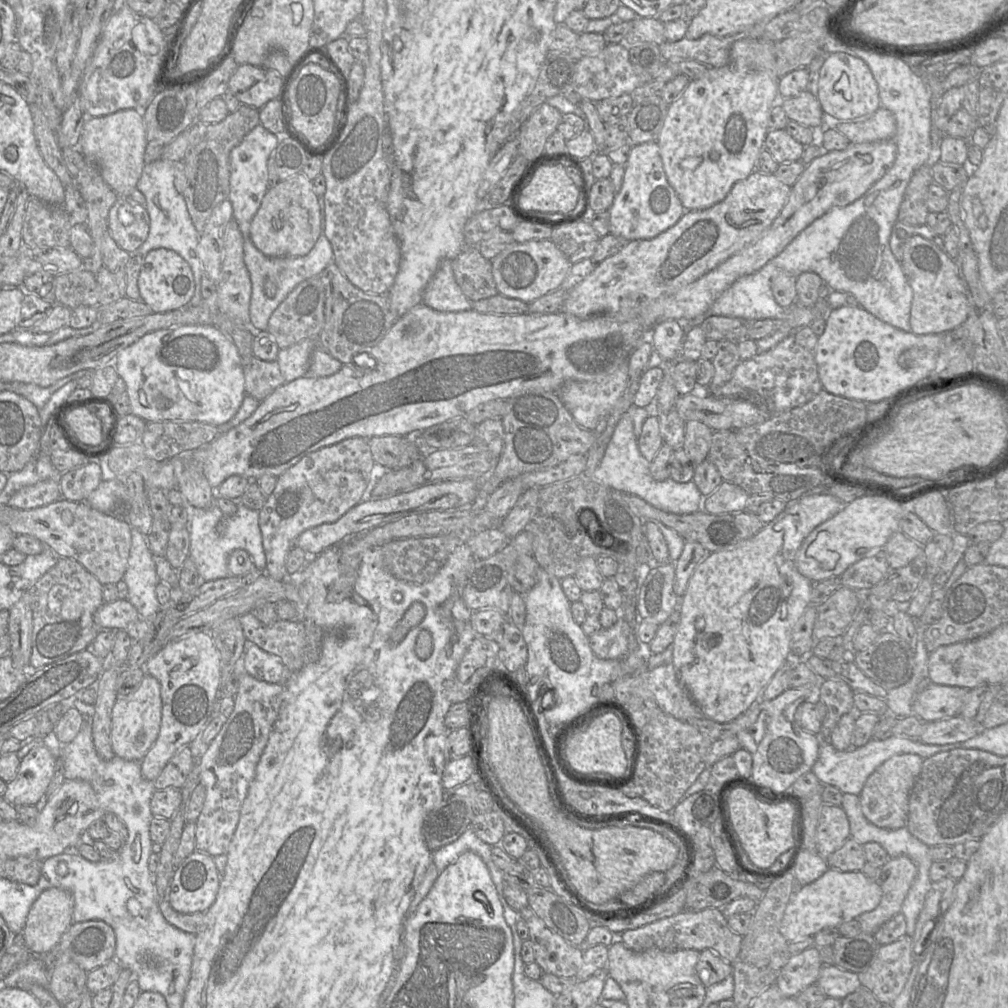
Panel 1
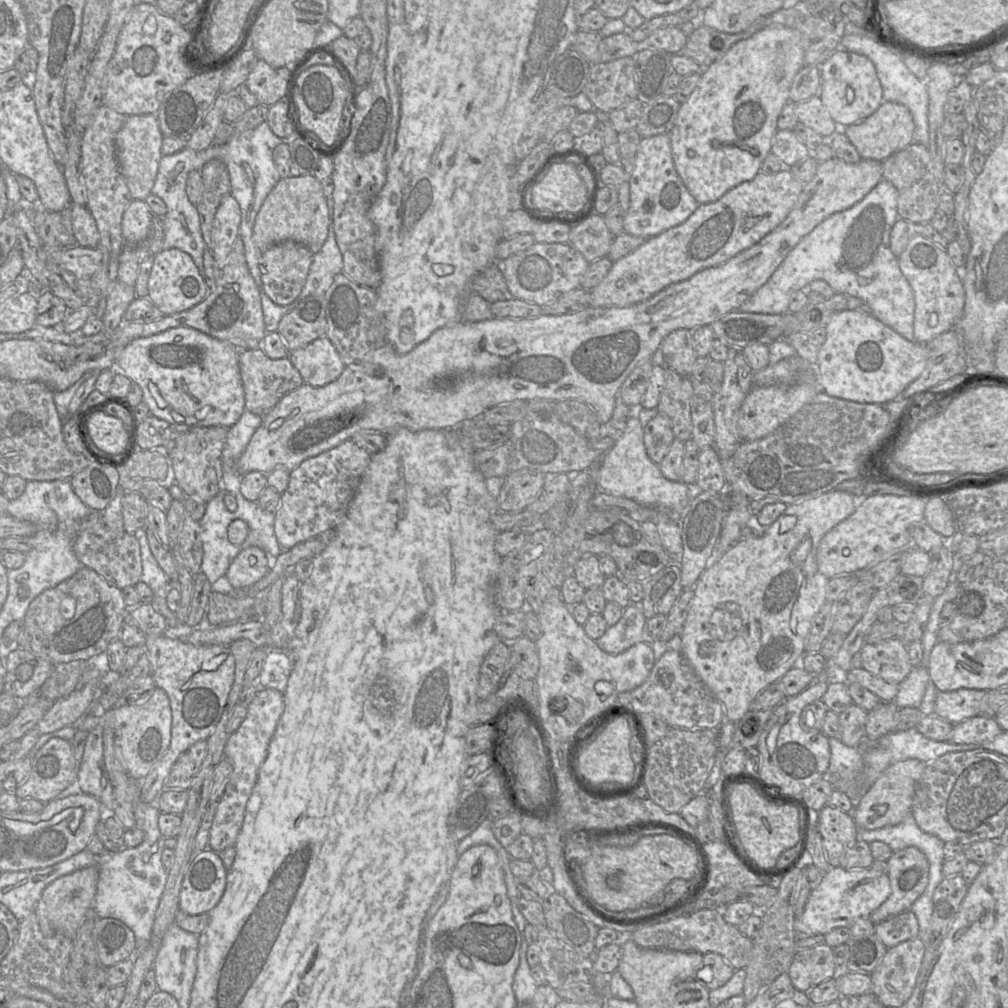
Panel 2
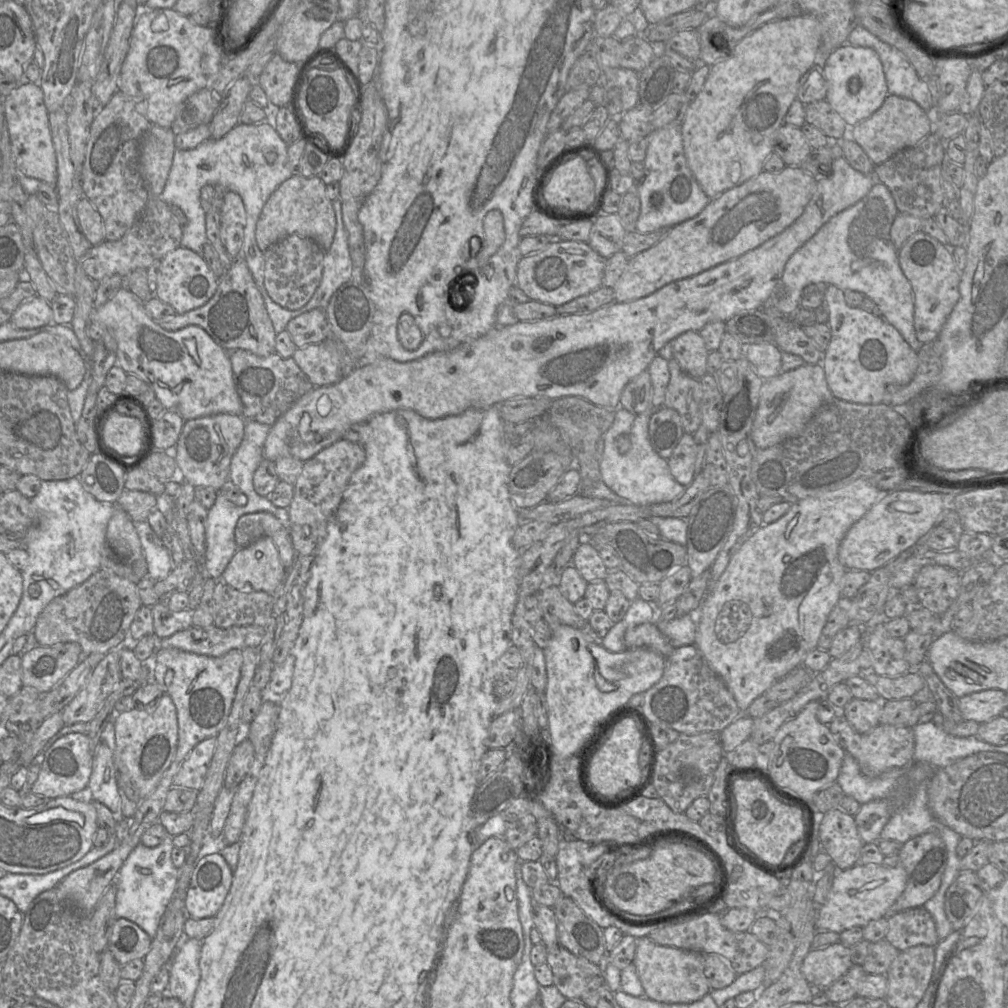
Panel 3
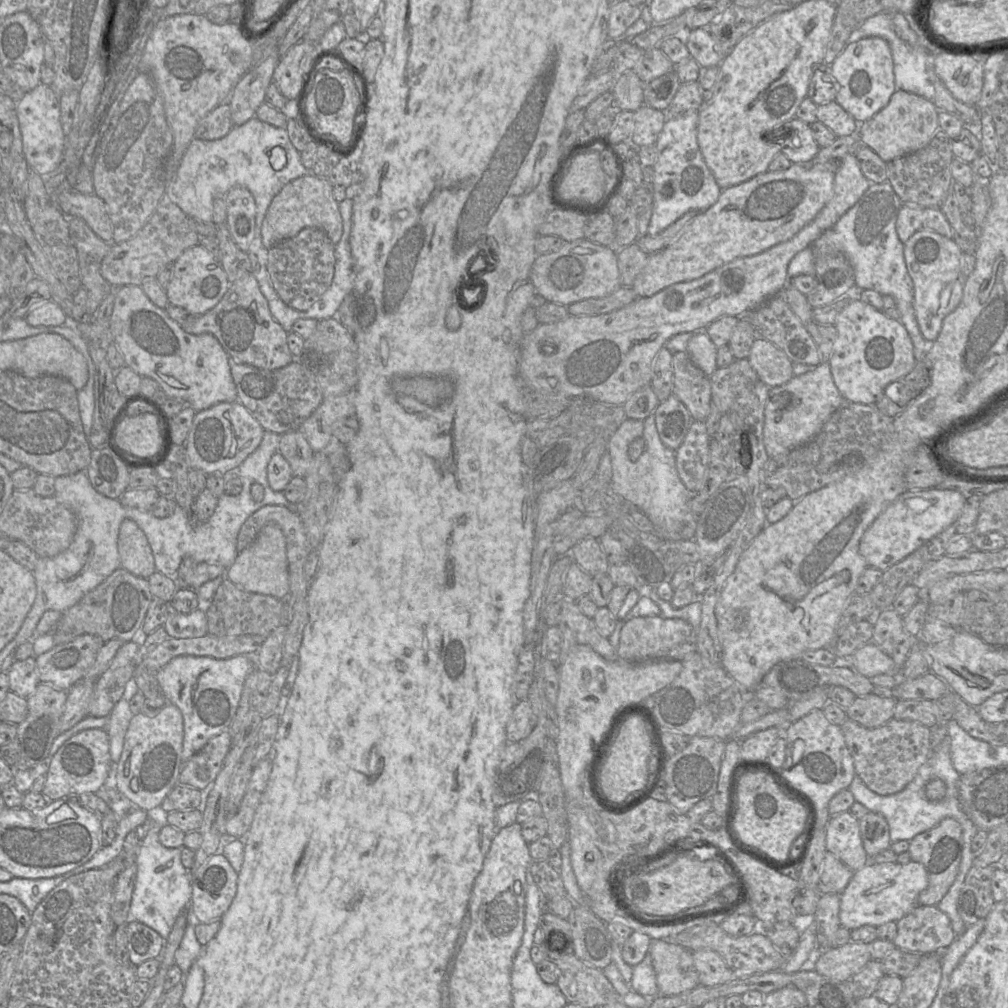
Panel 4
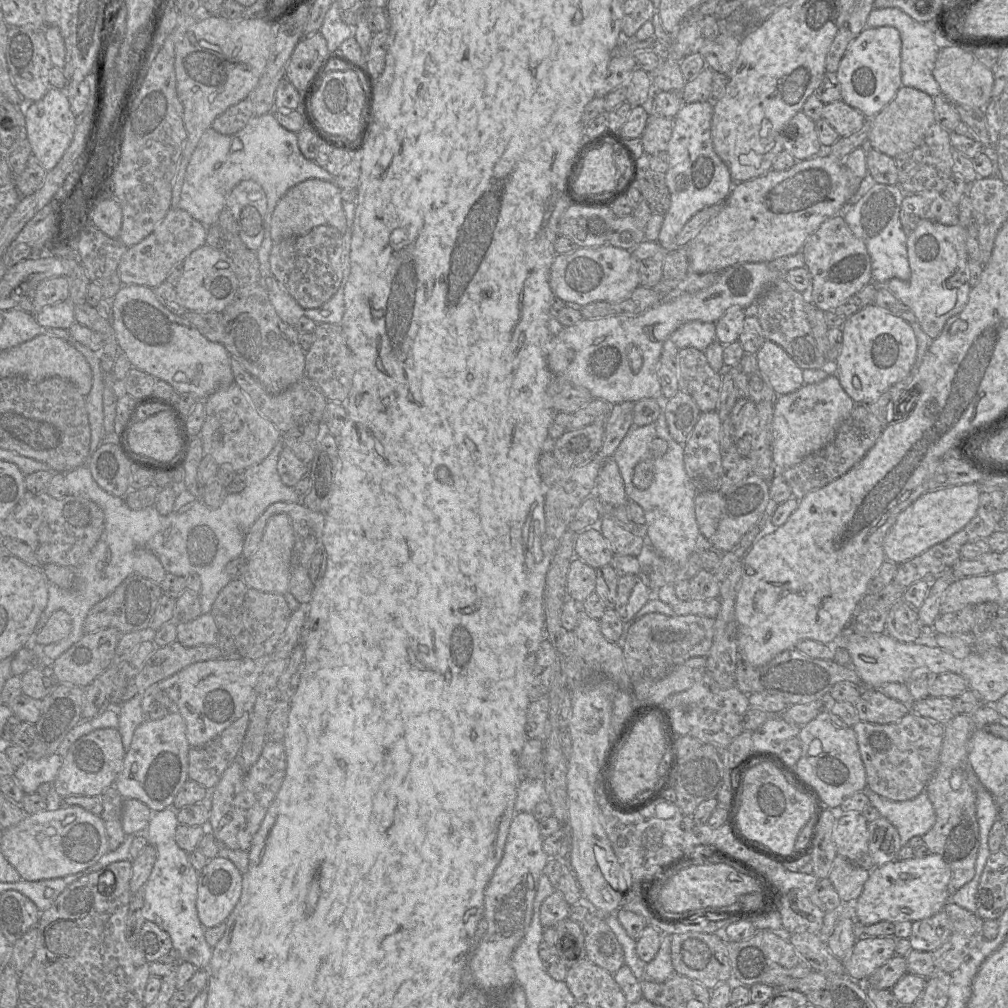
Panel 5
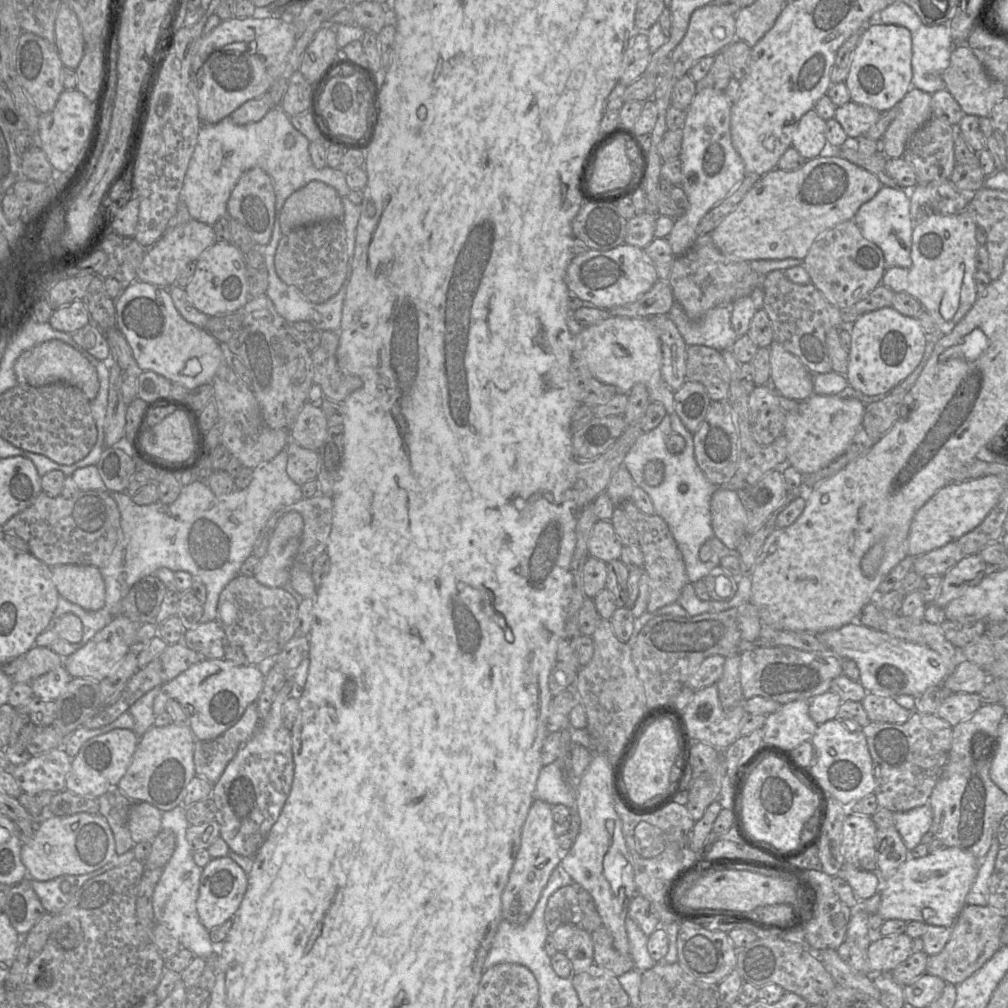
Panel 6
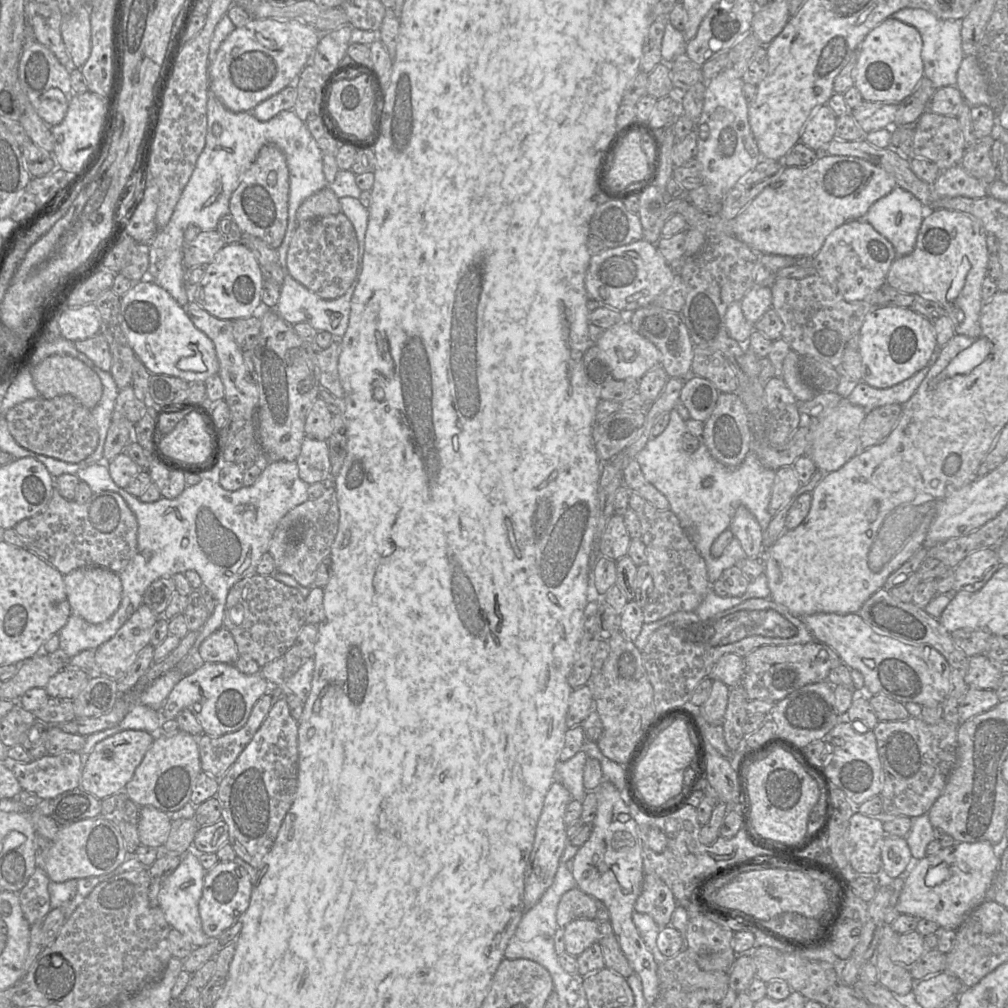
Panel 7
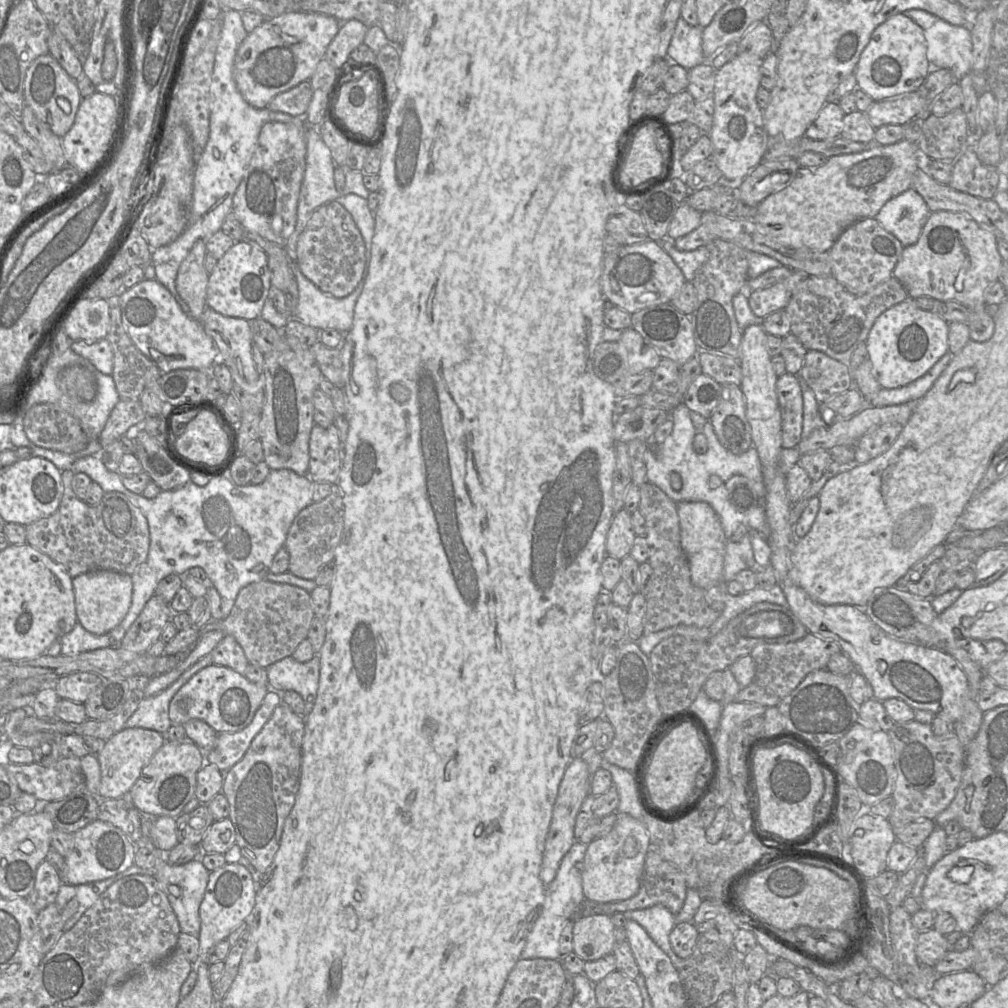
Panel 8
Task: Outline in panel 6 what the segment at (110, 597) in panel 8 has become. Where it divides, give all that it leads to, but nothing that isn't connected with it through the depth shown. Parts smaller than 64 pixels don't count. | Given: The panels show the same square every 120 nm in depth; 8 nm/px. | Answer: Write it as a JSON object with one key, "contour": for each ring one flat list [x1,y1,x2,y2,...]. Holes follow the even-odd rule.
{"contour":[[73,564,51,568,60,596,88,611,97,611,104,607,106,589,99,568]]}

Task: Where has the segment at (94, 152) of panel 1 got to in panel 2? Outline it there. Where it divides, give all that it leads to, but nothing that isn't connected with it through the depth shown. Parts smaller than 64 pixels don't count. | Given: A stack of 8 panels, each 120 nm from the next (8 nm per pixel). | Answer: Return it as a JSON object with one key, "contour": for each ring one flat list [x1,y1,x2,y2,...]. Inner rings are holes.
{"contour":[[155,114,129,115,118,131,115,138,116,158,132,199,144,201,151,194,162,158,163,139]]}

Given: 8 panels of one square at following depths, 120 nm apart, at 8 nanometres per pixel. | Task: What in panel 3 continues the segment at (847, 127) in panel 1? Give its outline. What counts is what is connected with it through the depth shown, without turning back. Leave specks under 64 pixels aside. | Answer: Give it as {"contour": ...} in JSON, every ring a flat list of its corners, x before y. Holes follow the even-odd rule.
{"contour":[[888,94,882,106,869,118,854,125,852,132,854,141,862,147,871,161,878,165,934,133,934,124,935,117,923,110,916,102]]}

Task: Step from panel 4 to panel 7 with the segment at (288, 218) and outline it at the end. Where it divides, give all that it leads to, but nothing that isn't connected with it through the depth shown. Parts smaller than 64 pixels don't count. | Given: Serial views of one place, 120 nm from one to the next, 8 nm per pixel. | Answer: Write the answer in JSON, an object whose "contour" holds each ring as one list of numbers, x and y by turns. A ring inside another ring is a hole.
{"contour":[[325,187,302,202,296,212,296,220,299,224,303,221,336,215,340,212,342,209,339,198,330,187]]}

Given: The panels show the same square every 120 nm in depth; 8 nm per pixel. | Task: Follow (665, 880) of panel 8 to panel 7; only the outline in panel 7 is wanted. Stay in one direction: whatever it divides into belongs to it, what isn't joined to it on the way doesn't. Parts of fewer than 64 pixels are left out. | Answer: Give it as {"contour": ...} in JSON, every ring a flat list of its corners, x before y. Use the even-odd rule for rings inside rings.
{"contour":[[655,874,644,875,634,911,650,915,660,929,670,925,677,907,671,889],[578,887,565,892,556,911,558,926,564,927,575,919,595,919,597,901,600,900,586,894]]}

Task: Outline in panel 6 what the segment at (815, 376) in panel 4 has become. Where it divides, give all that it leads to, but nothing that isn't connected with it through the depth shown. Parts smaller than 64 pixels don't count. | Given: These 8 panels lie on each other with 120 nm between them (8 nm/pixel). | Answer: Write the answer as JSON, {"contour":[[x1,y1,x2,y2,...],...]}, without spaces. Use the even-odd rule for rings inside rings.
{"contour":[[812,394,801,402,796,413,787,413,784,435,787,438,787,463,800,473,816,472,849,447,859,427,862,426,865,406,854,398,841,398,839,395]]}

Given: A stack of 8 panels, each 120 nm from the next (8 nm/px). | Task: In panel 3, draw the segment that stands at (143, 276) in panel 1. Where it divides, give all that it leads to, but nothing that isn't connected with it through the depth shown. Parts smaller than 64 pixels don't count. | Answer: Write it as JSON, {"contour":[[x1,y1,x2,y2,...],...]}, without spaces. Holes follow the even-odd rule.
{"contour":[[179,246,160,260,155,296,172,306,177,314,184,314,205,305,215,294,218,282,203,256]]}

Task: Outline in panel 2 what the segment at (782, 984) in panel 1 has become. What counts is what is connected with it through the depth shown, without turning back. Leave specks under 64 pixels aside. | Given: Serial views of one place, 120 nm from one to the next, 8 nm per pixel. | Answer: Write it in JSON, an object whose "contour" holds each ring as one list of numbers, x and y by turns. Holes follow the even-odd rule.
{"contour":[[824,943,798,949,787,973,797,990,808,993,813,987,834,978,839,971,833,948]]}

